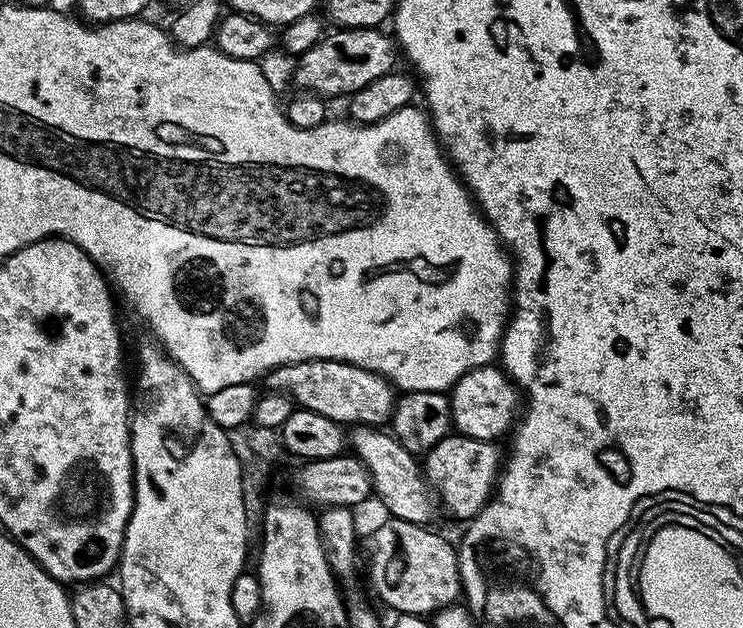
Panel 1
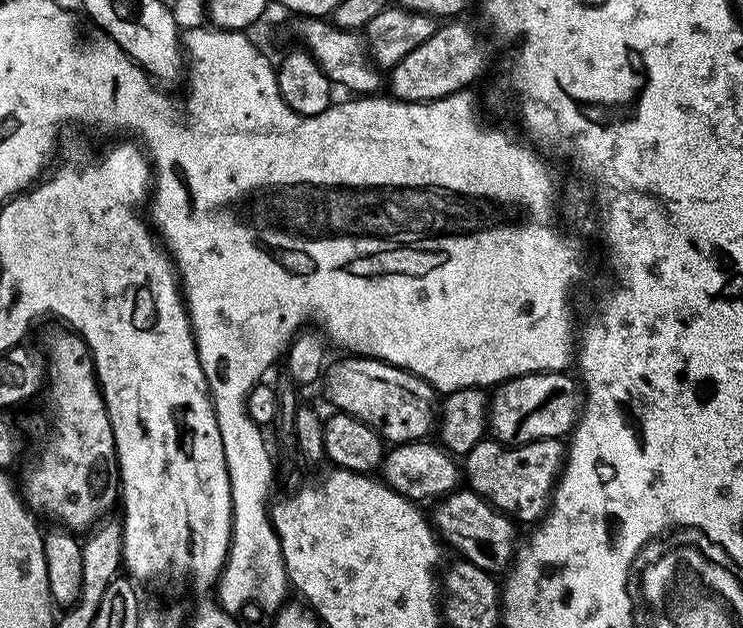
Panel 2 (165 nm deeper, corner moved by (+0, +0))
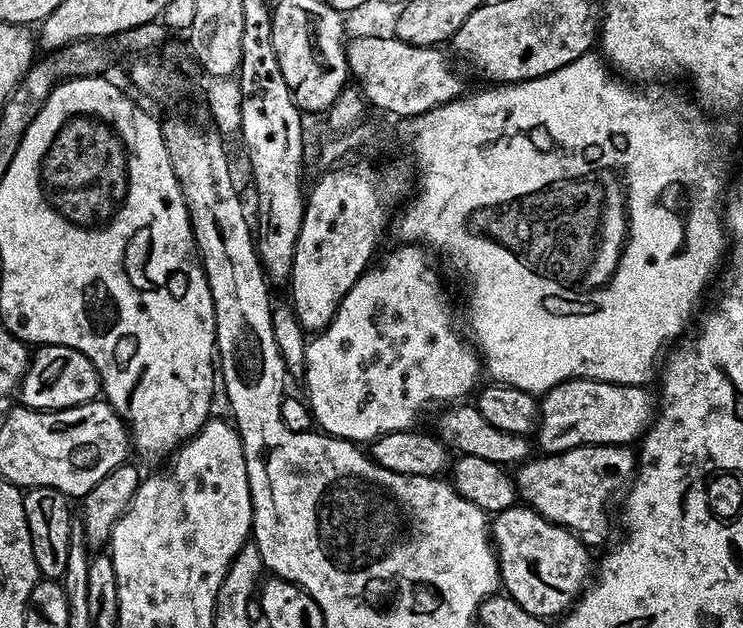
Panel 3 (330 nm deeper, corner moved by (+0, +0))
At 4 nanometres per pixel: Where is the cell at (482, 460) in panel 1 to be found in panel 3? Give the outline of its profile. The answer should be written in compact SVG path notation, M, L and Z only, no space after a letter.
M583 444L565 452L536 454L525 460L514 472L516 495L527 507L542 514L542 518L569 528L585 544L595 546L607 542L612 528L612 512L608 507L616 495L619 497L629 487L637 471L638 456L631 447Z

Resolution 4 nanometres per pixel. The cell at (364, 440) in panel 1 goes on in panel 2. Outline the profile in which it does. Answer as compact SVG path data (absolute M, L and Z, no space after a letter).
M471 490L449 492L433 508L436 509L430 512L430 523L436 529L436 535L447 547L449 544L454 551L460 552L456 554L468 563L493 574L503 573L511 565L518 547L517 525L487 504L479 494Z

